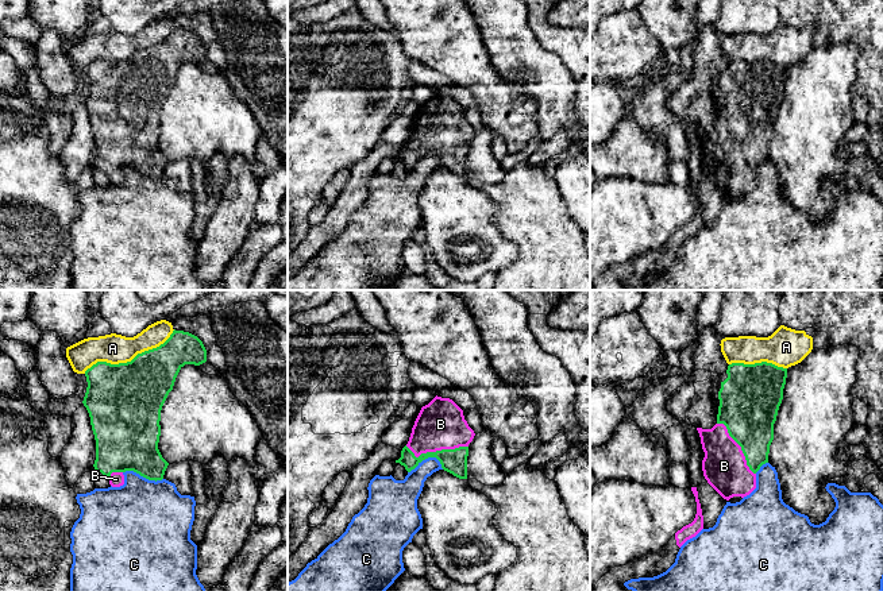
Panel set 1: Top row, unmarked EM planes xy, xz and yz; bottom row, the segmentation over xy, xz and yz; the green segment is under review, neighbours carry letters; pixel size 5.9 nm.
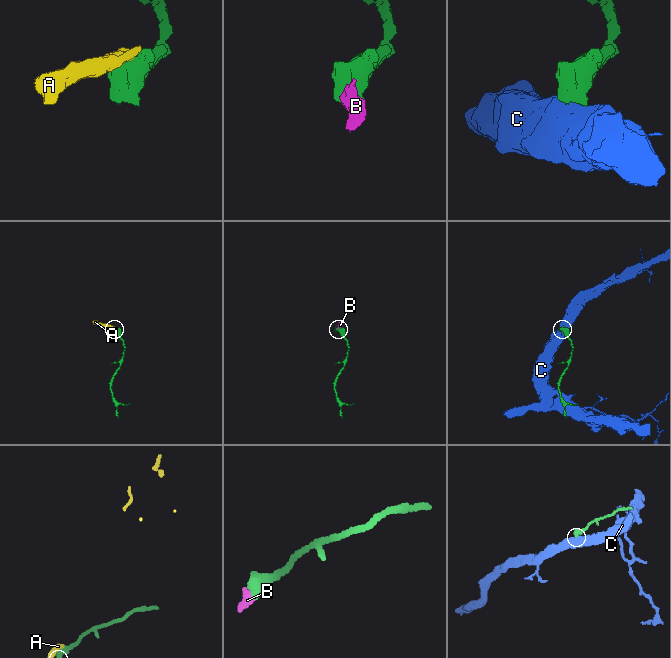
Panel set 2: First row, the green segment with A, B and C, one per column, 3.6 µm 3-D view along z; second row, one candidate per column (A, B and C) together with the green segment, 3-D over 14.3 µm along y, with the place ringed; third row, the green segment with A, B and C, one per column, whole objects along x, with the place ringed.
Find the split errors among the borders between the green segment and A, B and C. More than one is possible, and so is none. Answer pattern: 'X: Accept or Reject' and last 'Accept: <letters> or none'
A: Reject
B: Accept
C: Reject
Accept: B

